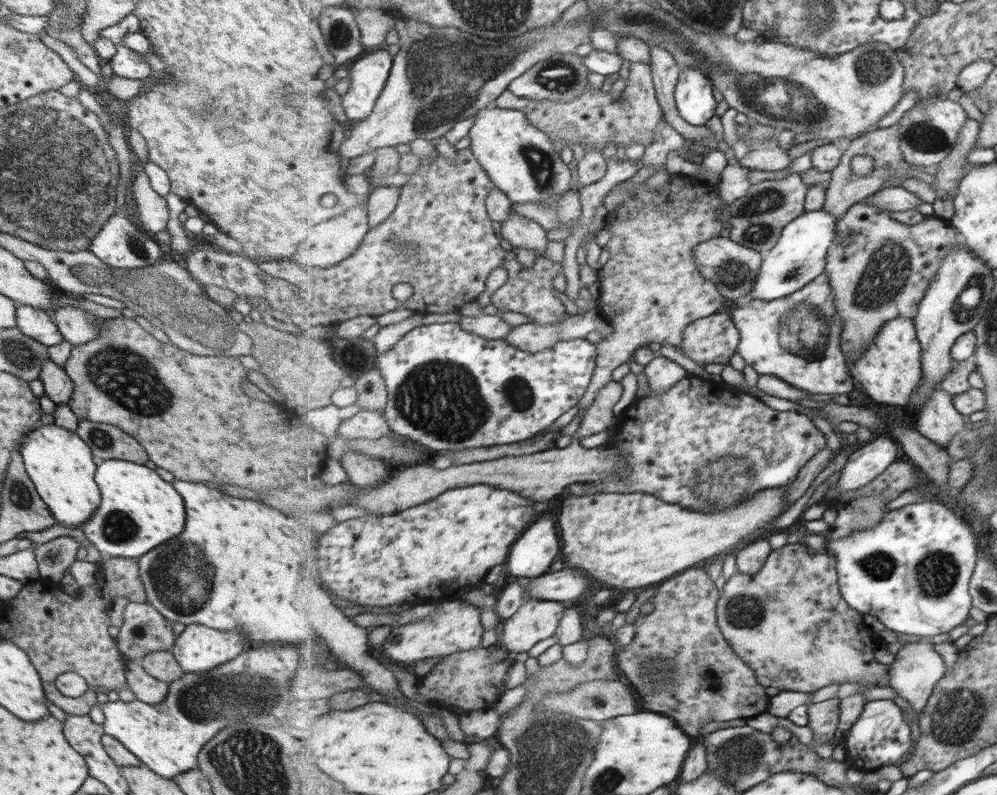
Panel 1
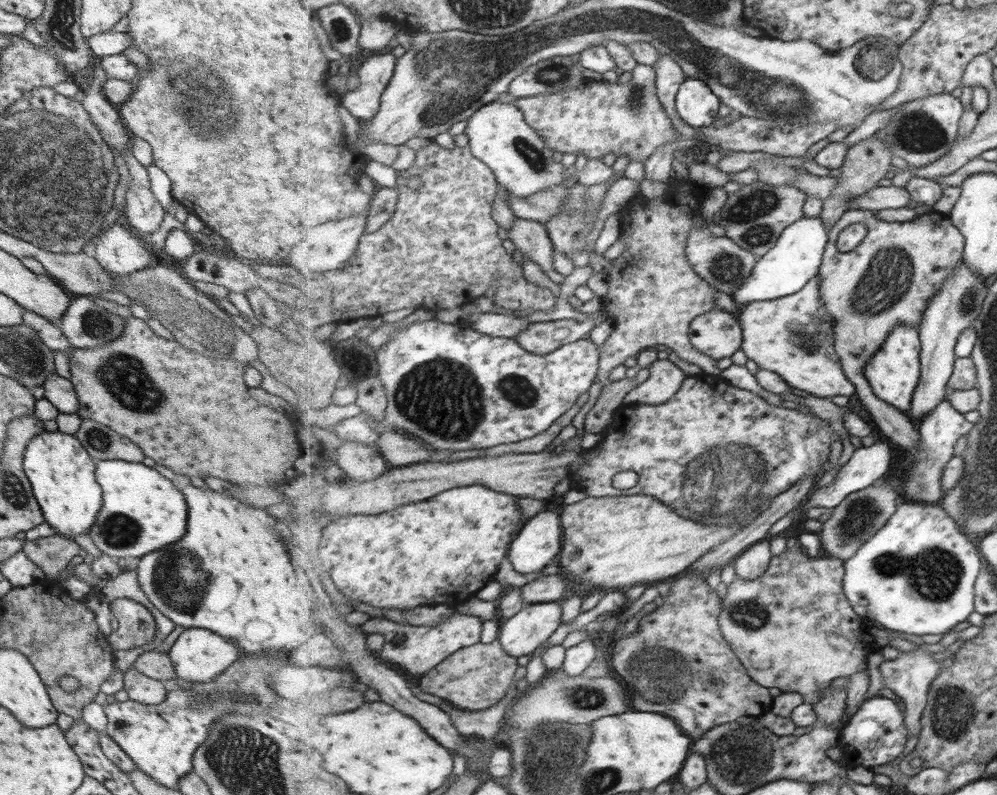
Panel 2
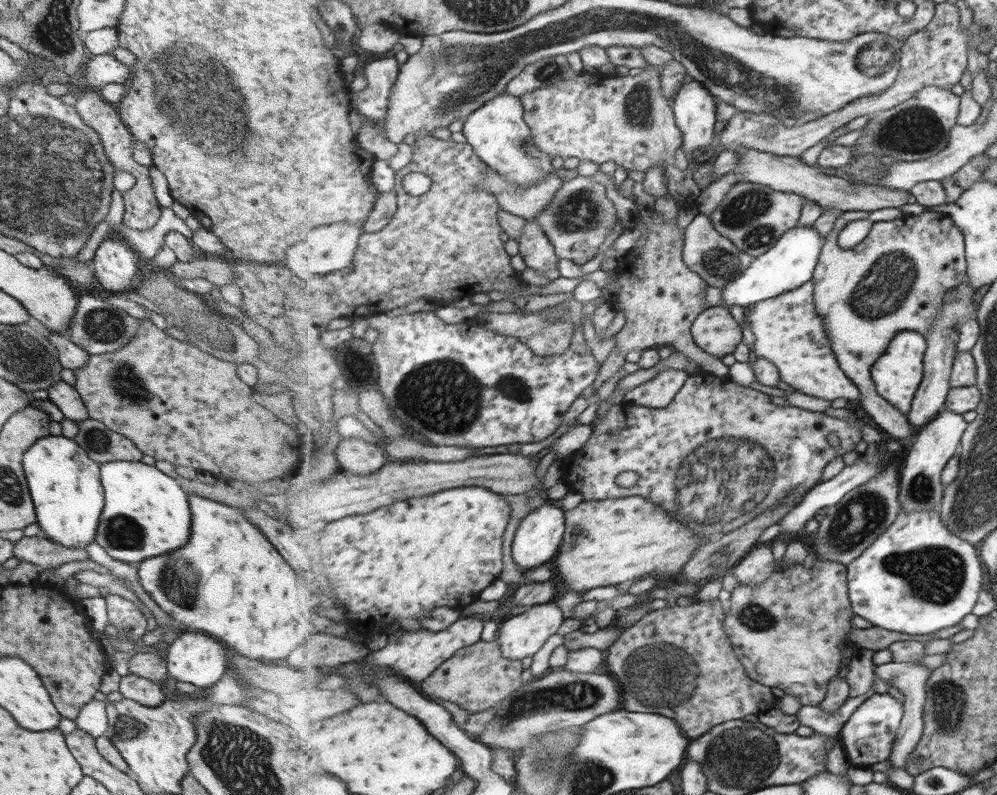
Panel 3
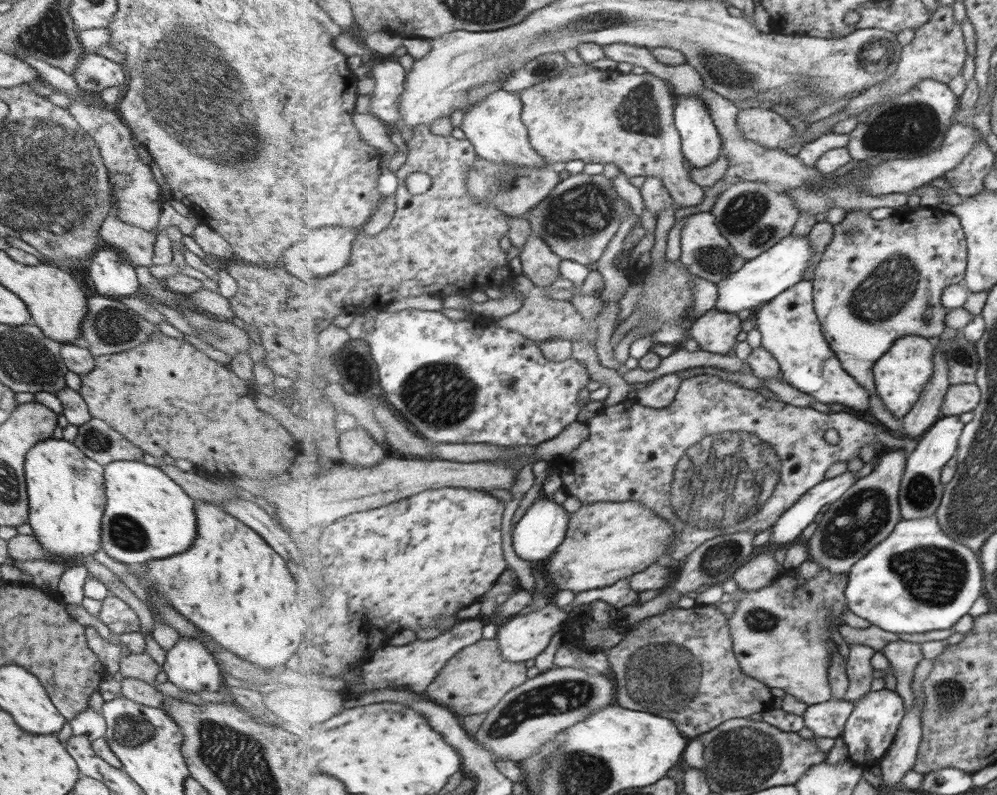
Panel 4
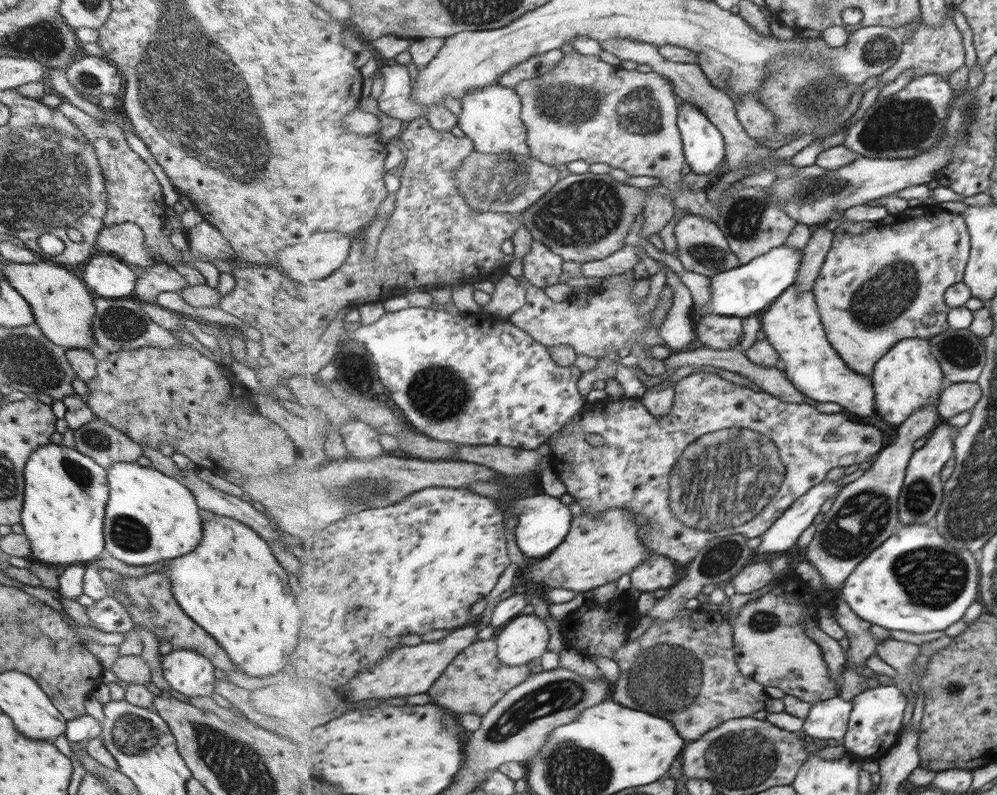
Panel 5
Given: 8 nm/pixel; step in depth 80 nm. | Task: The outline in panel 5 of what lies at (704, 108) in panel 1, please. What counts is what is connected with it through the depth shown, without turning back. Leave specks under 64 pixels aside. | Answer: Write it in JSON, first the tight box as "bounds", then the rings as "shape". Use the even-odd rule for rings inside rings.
{"bounds":[677,103,726,175],"shape":[[[680,103],[677,126],[683,140],[685,163],[692,172],[710,175],[726,160],[726,139],[698,106]]]}

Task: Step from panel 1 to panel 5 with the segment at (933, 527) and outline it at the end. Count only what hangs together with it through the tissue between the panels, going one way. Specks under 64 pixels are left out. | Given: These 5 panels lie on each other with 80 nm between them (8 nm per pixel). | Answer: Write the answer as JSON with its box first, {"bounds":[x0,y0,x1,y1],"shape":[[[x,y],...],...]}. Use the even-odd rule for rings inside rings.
{"bounds":[842,523,977,634],"shape":[[[917,523],[910,525],[901,525],[899,530],[888,538],[882,545],[875,549],[847,578],[847,582],[842,588],[842,599],[848,602],[848,605],[863,619],[875,625],[887,628],[887,630],[903,630],[903,632],[914,632],[923,634],[924,632],[935,632],[935,630],[947,630],[965,616],[967,607],[977,598],[977,562],[971,558],[970,550],[956,547],[934,523]]]}

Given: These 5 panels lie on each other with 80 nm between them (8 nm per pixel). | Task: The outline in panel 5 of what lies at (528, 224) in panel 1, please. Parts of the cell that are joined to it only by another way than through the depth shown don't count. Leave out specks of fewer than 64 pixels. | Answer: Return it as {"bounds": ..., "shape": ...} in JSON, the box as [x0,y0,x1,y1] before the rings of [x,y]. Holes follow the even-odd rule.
{"bounds":[522,240,564,288],"shape":[[[534,240],[529,254],[522,260],[523,276],[532,285],[547,288],[561,282],[564,258],[555,254],[546,244]]]}

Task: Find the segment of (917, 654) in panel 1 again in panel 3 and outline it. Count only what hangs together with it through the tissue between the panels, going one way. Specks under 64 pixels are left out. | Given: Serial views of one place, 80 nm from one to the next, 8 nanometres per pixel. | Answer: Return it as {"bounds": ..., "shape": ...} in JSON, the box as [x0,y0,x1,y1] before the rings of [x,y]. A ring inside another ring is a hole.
{"bounds":[876,661,931,768],"shape":[[[920,661],[915,662],[895,662],[879,665],[876,667],[876,674],[882,680],[886,681],[890,686],[894,686],[904,695],[904,717],[902,720],[902,728],[898,734],[898,740],[894,746],[889,760],[891,768],[906,768],[908,758],[911,752],[917,748],[921,736],[923,736],[923,714],[925,714],[925,702],[927,702],[927,680],[931,676],[931,668],[927,668]]]}

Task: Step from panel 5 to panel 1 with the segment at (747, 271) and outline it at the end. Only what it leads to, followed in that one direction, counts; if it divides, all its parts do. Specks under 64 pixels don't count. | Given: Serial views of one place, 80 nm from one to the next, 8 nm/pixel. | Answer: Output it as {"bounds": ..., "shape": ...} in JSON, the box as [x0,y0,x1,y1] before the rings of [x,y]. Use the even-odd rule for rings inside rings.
{"bounds":[749,208,838,301],"shape":[[[823,208],[811,212],[806,211],[789,223],[783,229],[778,244],[765,253],[762,268],[756,279],[754,290],[752,294],[749,294],[749,299],[764,301],[780,299],[796,293],[817,277],[825,274],[831,245],[836,242],[836,236],[838,236],[838,219]]]}

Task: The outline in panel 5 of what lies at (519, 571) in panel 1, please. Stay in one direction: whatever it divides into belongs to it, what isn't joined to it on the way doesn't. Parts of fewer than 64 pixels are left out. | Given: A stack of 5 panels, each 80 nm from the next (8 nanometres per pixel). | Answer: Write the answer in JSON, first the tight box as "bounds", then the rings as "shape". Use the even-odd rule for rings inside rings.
{"bounds":[505,489,574,558],"shape":[[[527,489],[521,494],[517,494],[515,490],[509,490],[509,500],[505,502],[515,502],[511,508],[511,514],[515,514],[518,518],[515,532],[517,532],[517,544],[519,549],[523,550],[523,554],[531,556],[531,558],[545,558],[563,544],[566,536],[570,533],[574,517],[567,505],[563,504],[557,497],[549,496],[545,493],[539,493],[532,489]]]}

